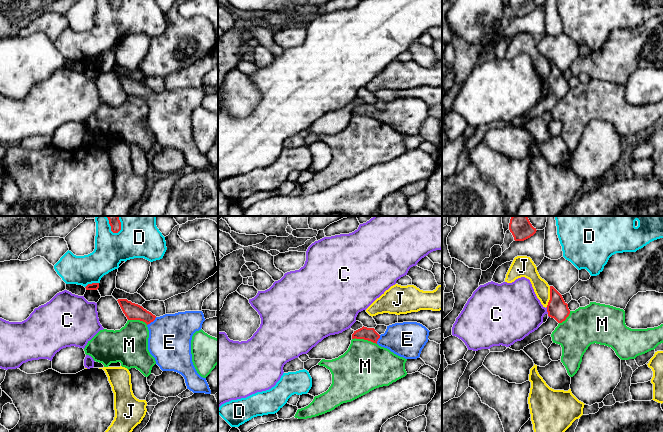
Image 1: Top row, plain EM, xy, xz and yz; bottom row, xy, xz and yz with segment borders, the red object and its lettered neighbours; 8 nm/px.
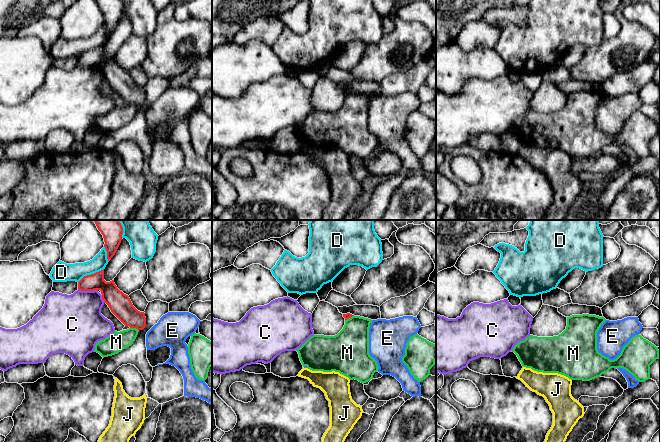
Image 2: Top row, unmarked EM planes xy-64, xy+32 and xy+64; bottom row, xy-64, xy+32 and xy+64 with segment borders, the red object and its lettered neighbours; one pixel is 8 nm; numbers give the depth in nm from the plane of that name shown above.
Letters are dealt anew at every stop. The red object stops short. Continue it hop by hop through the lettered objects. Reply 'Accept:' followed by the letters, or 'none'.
Accept: E

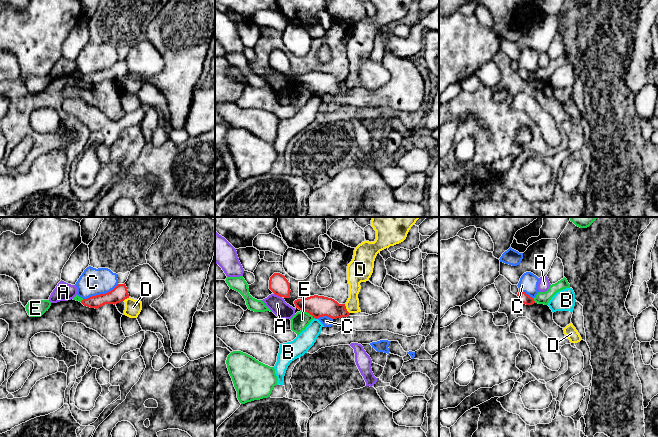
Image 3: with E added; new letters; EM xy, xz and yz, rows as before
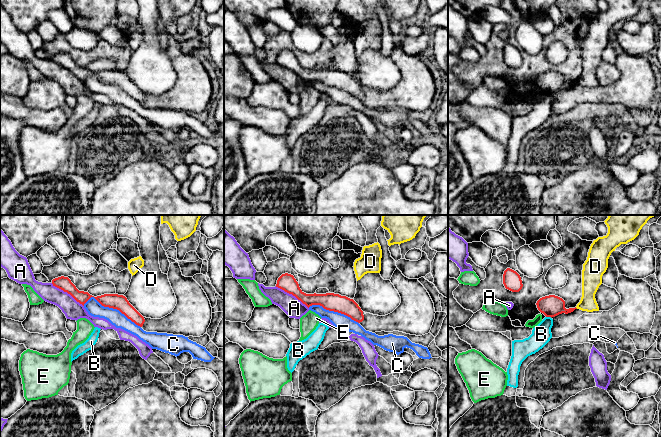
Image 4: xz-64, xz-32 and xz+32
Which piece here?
Accept: none

